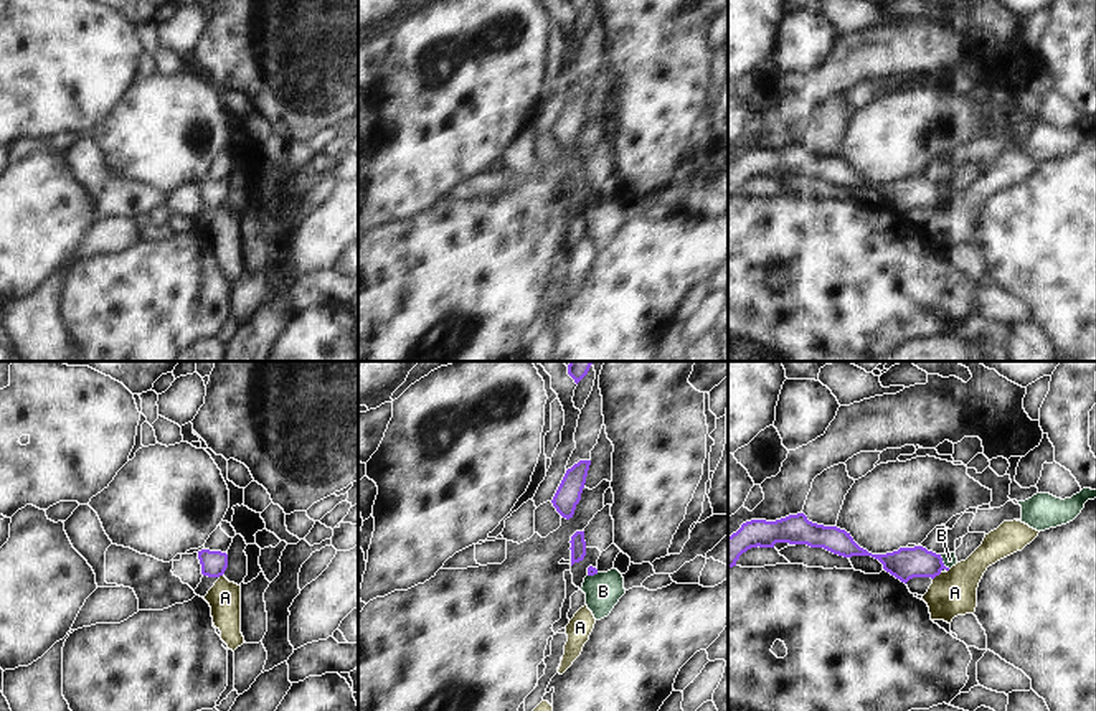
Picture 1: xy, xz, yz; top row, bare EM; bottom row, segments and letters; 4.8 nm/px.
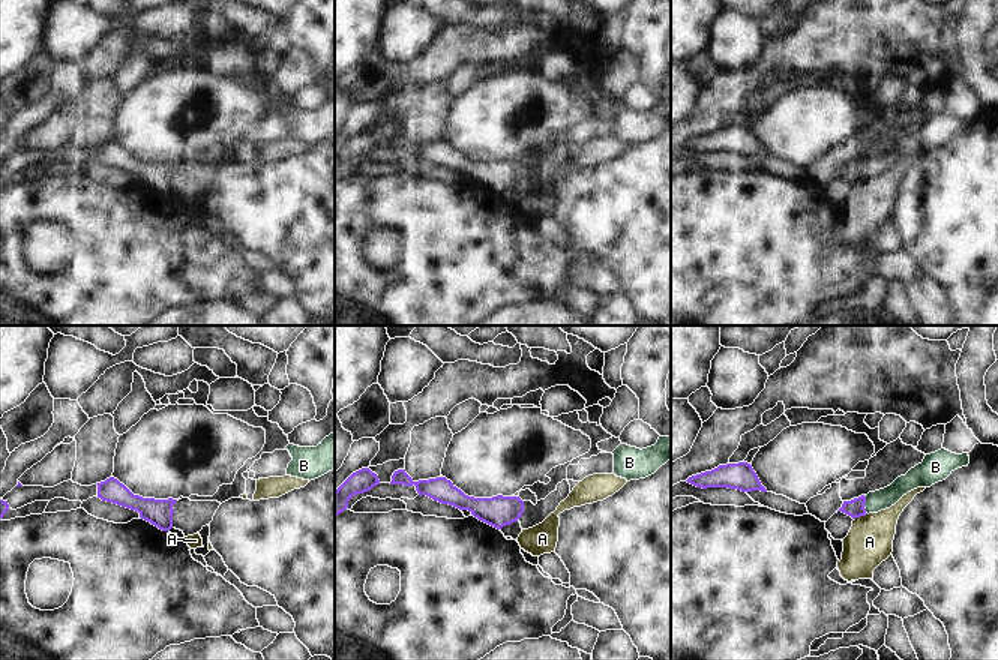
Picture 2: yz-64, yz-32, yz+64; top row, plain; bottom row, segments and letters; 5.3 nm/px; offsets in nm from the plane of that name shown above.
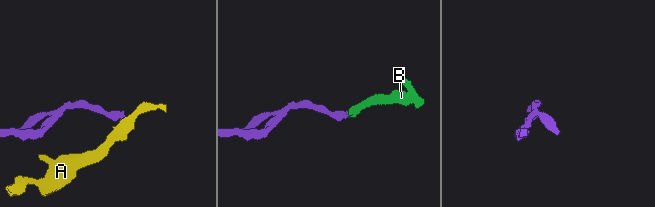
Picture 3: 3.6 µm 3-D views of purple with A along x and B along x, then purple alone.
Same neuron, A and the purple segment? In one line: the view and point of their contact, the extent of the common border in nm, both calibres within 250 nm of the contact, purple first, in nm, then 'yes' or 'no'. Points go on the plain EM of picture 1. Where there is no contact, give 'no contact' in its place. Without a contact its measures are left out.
contact yz (936, 205); length 60 nm; calibres 160 and 220 nm; no

